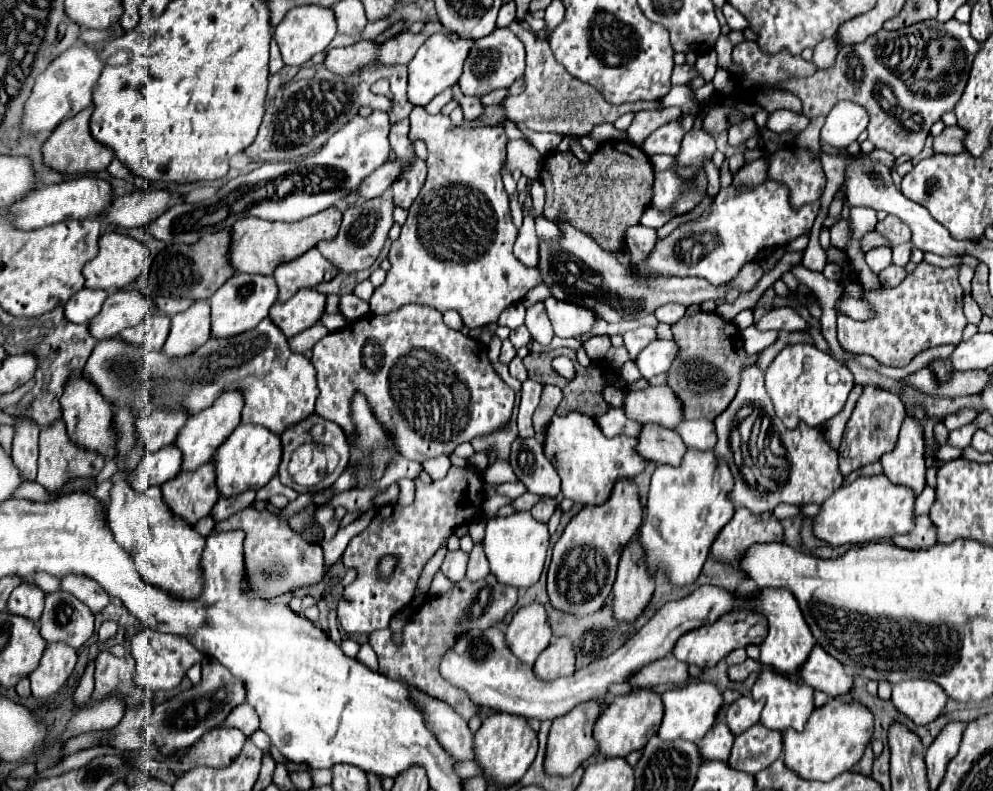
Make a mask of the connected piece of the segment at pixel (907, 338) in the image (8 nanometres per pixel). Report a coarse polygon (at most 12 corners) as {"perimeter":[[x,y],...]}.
{"perimeter":[[919,262],[863,290],[873,318],[837,314],[839,344],[881,364],[959,344],[961,264]]}

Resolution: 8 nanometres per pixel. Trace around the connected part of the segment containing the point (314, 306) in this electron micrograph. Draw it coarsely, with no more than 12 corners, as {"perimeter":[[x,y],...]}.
{"perimeter":[[301,288],[269,318],[287,338],[321,320],[327,294]]}

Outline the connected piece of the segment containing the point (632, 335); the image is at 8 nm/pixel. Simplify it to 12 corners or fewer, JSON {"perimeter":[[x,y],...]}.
{"perimeter":[[647,326],[625,332],[625,348],[629,358],[635,360],[649,342],[655,330]]}

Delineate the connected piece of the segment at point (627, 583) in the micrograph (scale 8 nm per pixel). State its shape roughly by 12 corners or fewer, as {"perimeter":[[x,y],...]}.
{"perimeter":[[637,540],[621,554],[611,604],[635,622],[653,596]]}

